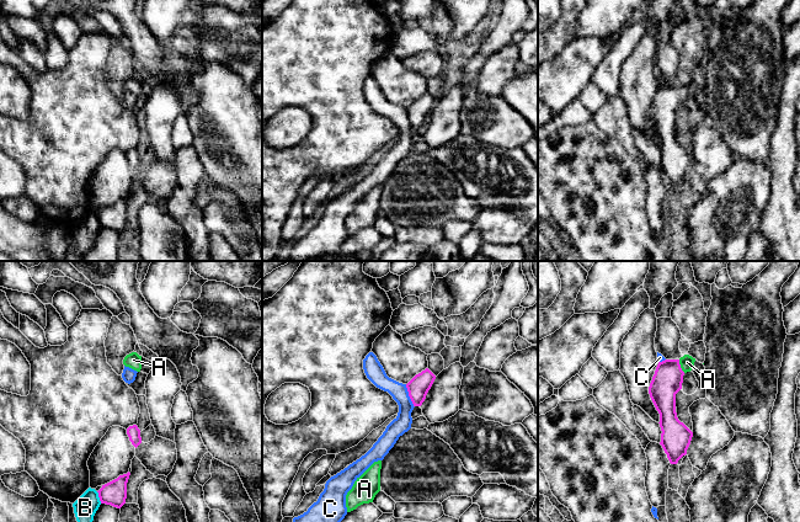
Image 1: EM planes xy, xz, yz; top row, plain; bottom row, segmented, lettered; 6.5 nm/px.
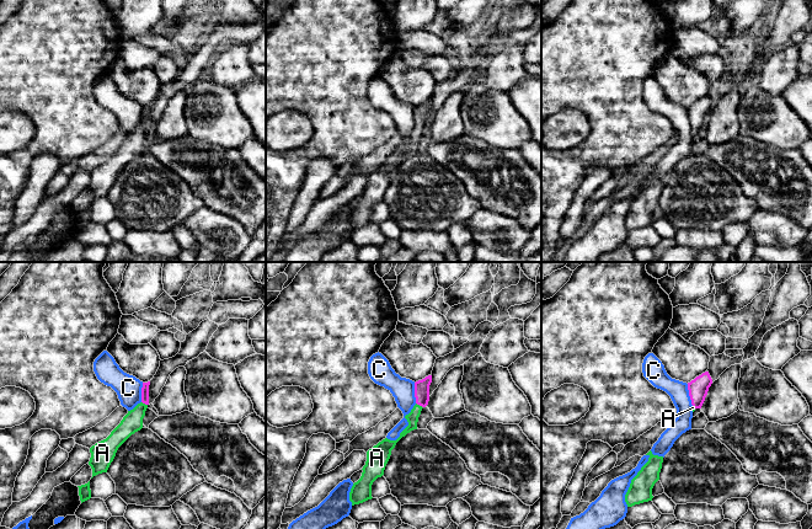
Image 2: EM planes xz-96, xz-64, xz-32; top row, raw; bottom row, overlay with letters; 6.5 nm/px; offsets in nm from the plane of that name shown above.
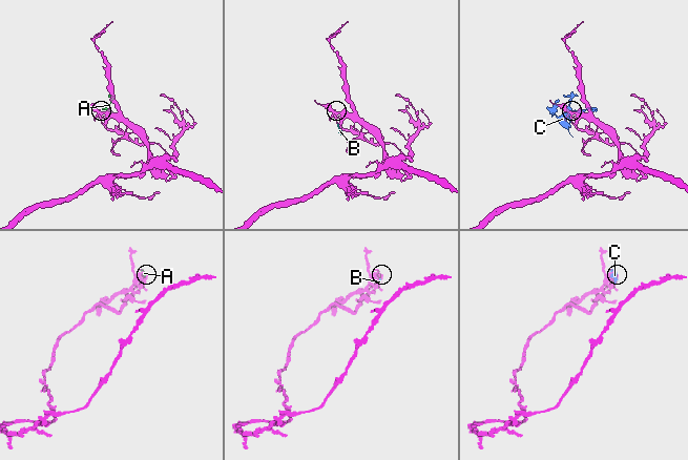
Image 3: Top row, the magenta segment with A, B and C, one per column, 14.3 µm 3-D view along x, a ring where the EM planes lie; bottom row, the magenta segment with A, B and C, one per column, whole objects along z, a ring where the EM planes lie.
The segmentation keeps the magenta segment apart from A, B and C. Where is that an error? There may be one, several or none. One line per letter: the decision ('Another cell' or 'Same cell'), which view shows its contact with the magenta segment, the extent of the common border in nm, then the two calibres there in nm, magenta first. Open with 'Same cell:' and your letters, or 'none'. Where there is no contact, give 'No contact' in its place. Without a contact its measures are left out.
Same cell: A
A: Same cell. Touches magenta in yz. Shared border 100 nm. Thickness 190 nm (magenta) against 90 nm
B: Another cell. Touches magenta in xy. Shared border 90 nm. Thickness 160 nm (magenta) against 150 nm
C: Another cell. Touches magenta in xz. Shared border 160 nm. Thickness 140 nm (magenta) against 120 nm

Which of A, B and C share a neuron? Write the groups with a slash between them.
A / B C

